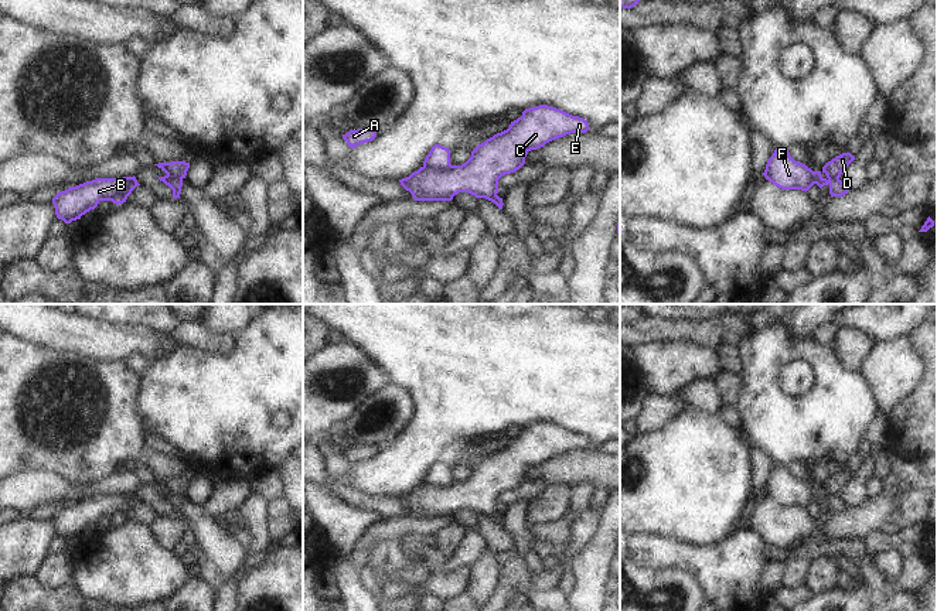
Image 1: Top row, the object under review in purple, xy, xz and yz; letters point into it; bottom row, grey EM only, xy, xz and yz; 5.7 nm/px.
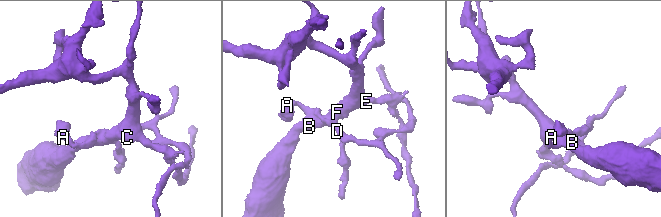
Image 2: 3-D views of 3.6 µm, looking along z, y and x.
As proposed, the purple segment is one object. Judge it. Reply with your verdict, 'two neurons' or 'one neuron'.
two neurons

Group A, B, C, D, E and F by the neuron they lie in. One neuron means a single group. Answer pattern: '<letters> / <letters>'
A D / B C E F

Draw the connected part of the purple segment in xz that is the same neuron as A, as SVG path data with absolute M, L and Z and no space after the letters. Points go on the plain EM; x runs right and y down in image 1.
M375 444L350 447L348 450L343 451L343 455L347 458L348 464L351 465L372 458L375 454L376 454Z

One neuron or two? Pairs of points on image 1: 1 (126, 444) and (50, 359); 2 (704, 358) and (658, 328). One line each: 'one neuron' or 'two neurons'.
1: one neuron
2: two neurons

